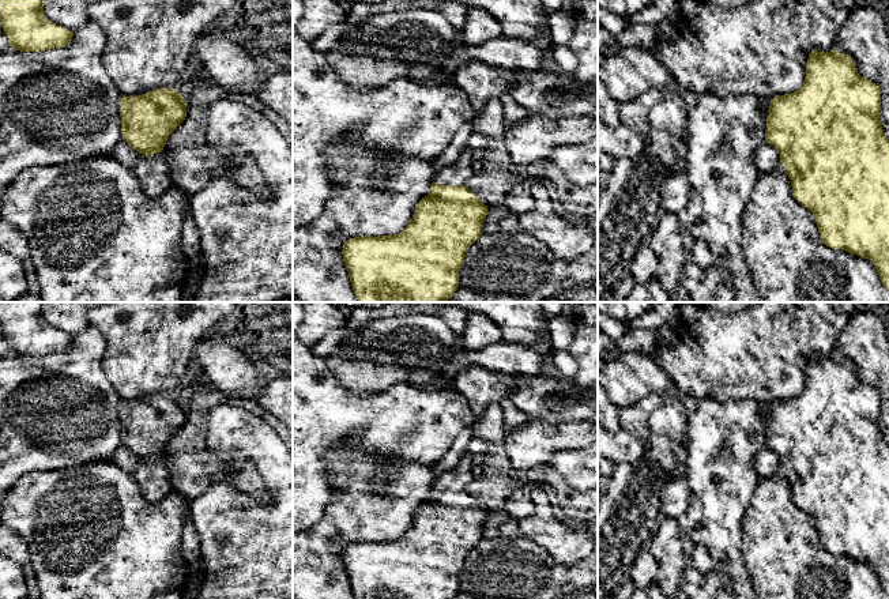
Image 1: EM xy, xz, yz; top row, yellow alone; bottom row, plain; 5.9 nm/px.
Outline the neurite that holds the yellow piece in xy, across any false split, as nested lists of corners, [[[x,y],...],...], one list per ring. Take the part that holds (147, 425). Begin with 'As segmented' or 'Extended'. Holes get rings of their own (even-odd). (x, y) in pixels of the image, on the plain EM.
Extended. [[[172,393],[123,400],[120,422],[123,445],[146,462],[132,475],[144,498],[158,504],[172,493],[162,455],[170,438],[185,425],[187,407],[178,395]]]

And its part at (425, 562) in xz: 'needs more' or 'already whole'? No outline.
needs more

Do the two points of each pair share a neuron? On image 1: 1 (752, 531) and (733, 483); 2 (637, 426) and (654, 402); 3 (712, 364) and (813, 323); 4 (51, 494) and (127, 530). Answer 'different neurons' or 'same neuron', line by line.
1: different neurons
2: same neuron
3: same neuron
4: same neuron

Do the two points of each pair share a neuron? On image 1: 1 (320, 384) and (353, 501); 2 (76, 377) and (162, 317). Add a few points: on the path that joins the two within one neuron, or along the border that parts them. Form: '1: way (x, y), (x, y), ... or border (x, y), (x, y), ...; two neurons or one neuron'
1: border (360, 432), (328, 449), (328, 475); two neurons
2: border (97, 328), (105, 339), (104, 372), (115, 388); two neurons

